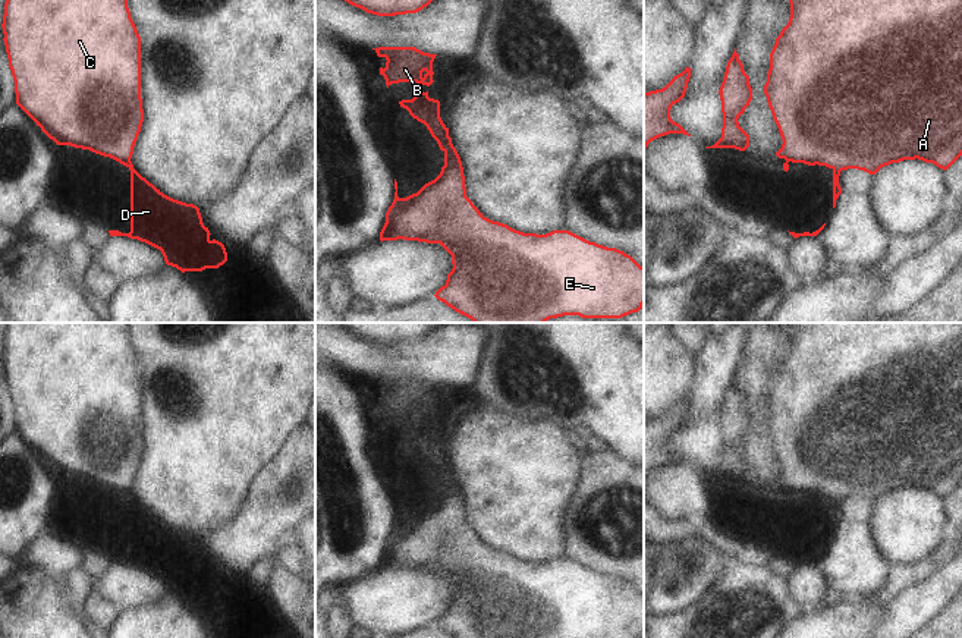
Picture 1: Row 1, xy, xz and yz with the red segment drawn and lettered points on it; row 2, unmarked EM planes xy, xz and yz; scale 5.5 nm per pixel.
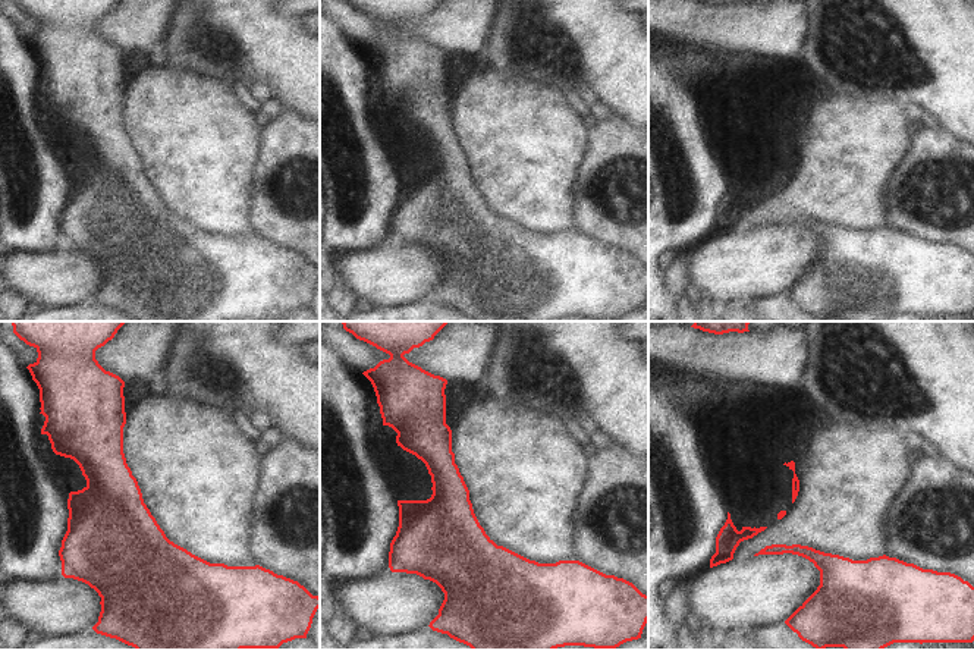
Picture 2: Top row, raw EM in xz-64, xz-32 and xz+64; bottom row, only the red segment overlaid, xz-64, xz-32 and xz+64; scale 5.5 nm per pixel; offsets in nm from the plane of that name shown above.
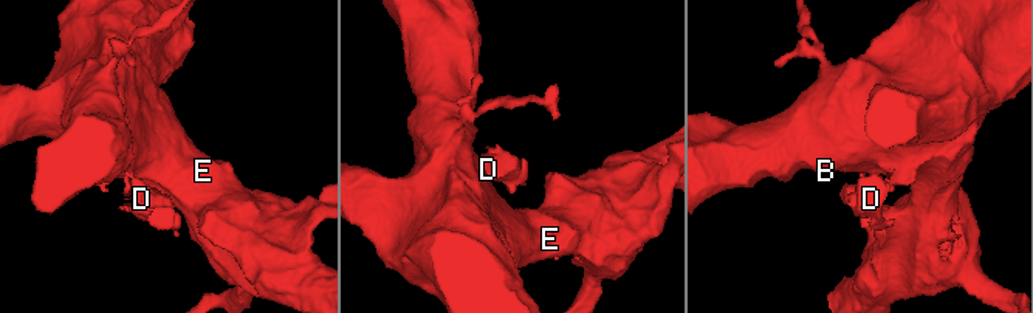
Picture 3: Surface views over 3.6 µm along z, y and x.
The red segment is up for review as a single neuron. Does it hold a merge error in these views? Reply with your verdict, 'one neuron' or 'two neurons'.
two neurons

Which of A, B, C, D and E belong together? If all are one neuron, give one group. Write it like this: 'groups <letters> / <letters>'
groups A B C E / D

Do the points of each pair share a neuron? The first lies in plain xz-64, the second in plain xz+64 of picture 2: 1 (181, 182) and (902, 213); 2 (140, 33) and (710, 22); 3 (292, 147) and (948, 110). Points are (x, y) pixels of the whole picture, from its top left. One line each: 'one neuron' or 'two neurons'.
1: two neurons
2: one neuron
3: two neurons

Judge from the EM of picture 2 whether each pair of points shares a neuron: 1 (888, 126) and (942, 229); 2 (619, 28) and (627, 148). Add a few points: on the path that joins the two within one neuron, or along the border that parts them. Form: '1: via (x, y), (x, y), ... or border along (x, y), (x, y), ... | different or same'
1: border along (916, 125), (908, 150), (885, 185) | different
2: border along (613, 113), (618, 113), (632, 125) | different

